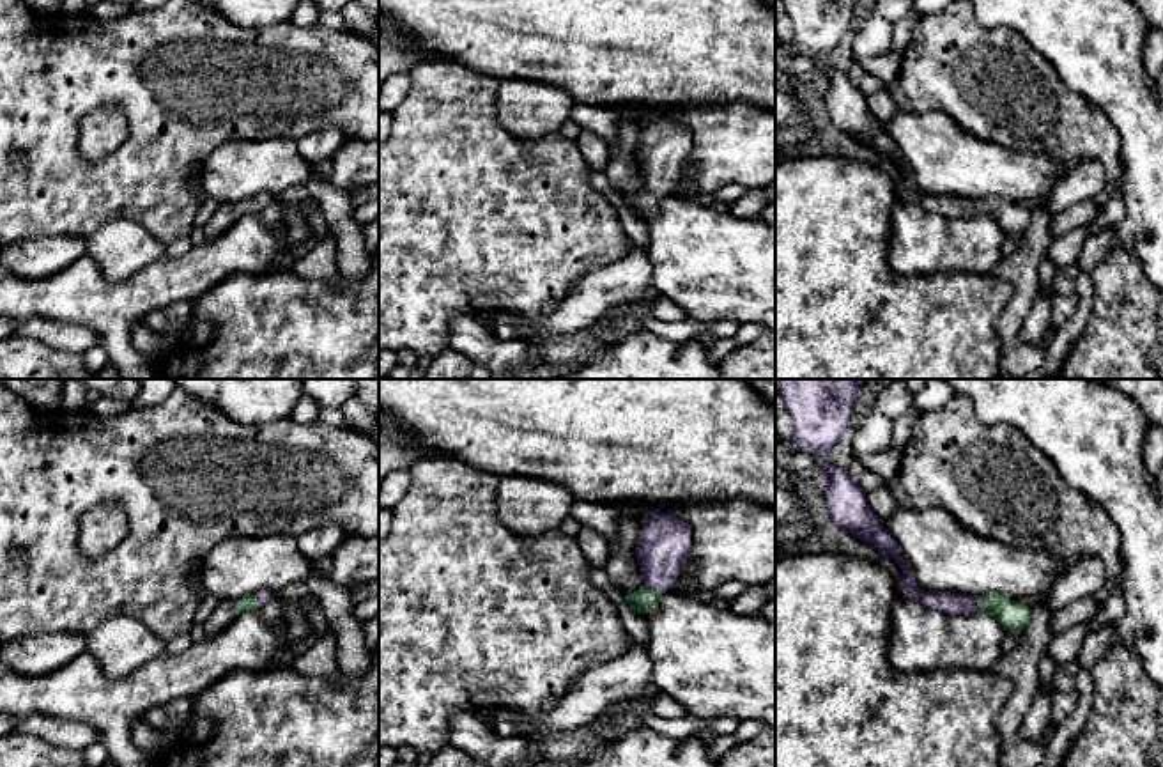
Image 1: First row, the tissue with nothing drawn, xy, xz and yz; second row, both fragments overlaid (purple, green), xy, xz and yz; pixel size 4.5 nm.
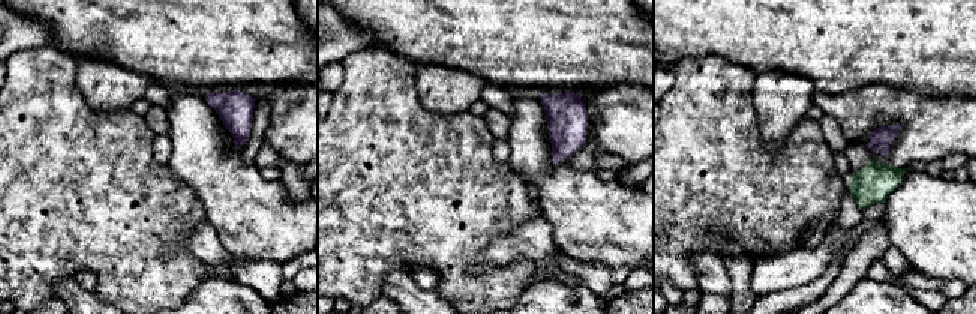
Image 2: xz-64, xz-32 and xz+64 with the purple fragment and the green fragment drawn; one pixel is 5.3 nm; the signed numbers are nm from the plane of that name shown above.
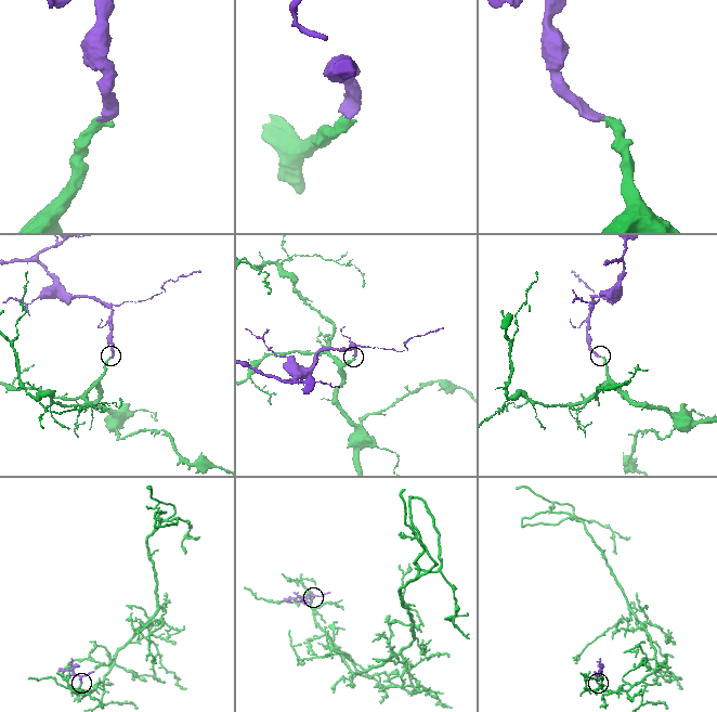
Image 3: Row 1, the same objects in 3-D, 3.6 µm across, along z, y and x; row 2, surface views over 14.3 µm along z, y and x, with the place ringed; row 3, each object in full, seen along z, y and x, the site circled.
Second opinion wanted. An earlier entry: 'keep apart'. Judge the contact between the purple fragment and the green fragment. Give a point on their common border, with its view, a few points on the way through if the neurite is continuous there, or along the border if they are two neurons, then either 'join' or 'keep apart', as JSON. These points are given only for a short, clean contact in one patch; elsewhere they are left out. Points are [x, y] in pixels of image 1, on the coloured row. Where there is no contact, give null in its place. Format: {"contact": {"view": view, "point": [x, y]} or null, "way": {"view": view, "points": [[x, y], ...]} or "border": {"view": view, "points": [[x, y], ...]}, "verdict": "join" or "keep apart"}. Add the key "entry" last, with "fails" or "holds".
{"contact": {"view": "xz", "point": [654, 588]}, "way": {"view": "xz", "points": [[664, 542], [659, 578], [654, 588], [643, 599]]}, "verdict": "join", "entry": "fails"}

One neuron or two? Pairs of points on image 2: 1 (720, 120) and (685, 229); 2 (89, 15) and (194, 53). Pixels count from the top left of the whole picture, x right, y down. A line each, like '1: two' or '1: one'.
1: one
2: one

